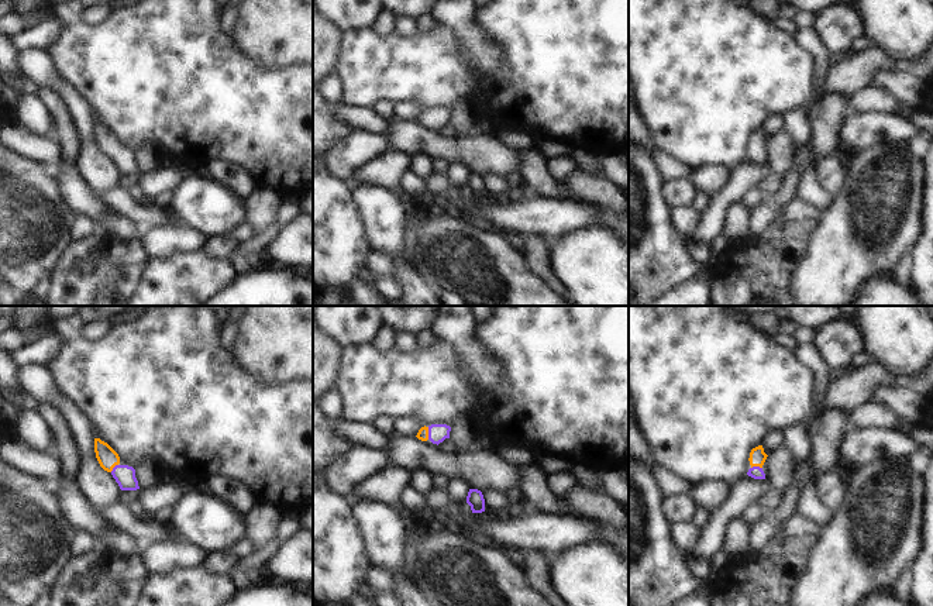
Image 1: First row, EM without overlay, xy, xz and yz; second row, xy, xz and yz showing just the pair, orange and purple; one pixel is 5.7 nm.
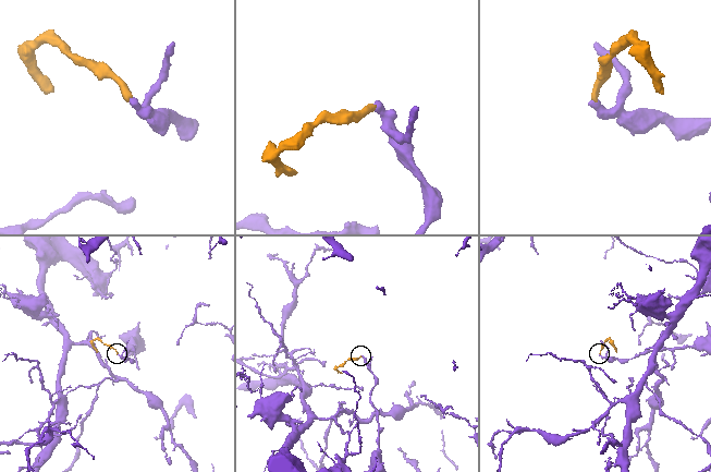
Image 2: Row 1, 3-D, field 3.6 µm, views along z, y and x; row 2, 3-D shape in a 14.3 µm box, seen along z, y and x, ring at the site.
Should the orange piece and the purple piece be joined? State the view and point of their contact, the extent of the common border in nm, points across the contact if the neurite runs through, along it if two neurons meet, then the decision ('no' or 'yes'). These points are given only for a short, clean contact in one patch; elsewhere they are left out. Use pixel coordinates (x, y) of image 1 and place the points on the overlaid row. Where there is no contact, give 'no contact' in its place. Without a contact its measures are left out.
meets orange in xz at (427, 433); contact 70 nm long; runs through xz (423, 433), (427, 433), (437, 433); yes

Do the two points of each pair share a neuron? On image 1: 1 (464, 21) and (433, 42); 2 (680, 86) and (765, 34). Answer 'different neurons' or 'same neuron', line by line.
1: different neurons
2: same neuron

